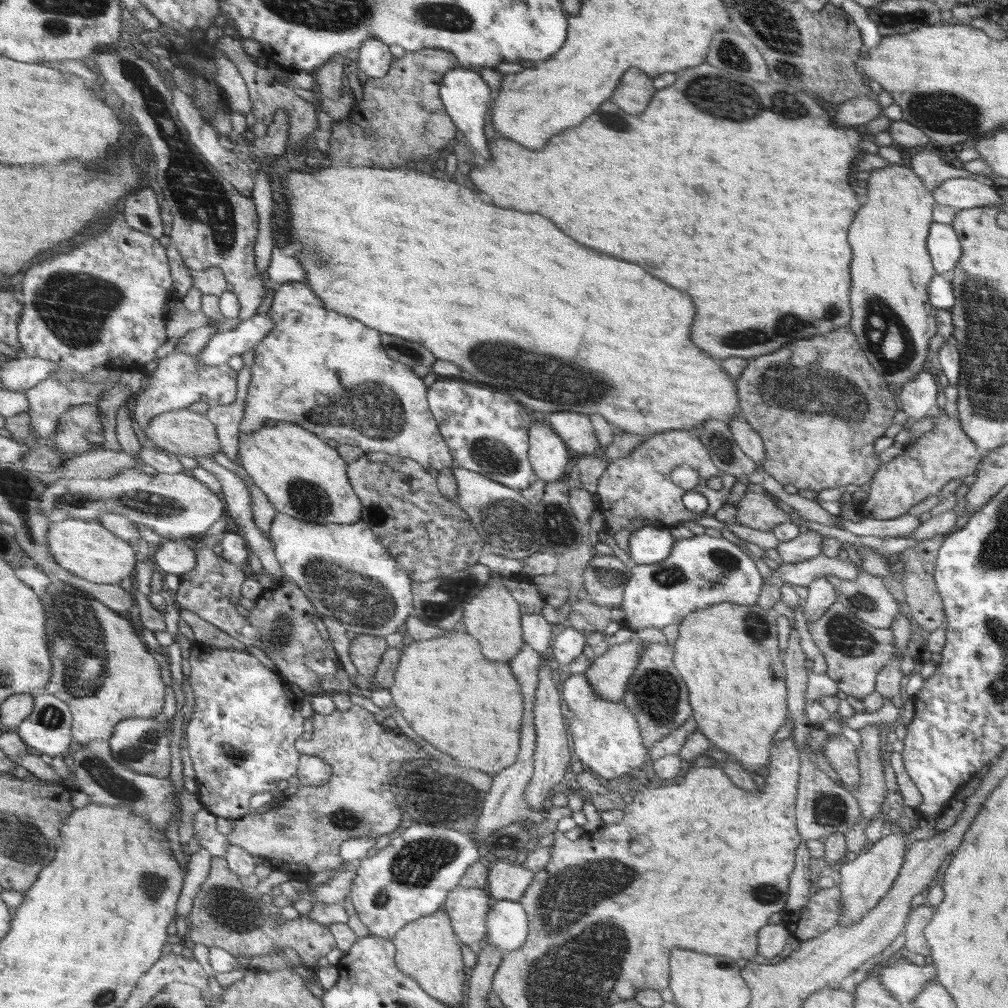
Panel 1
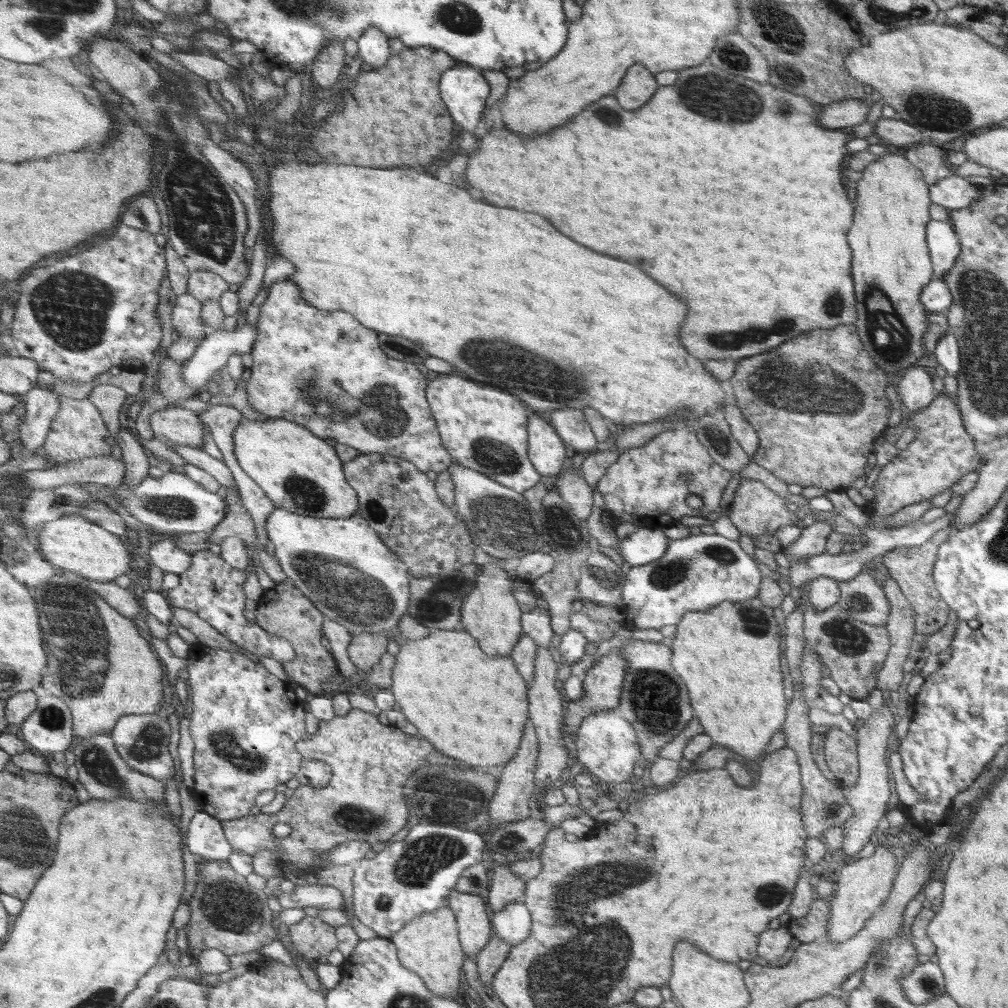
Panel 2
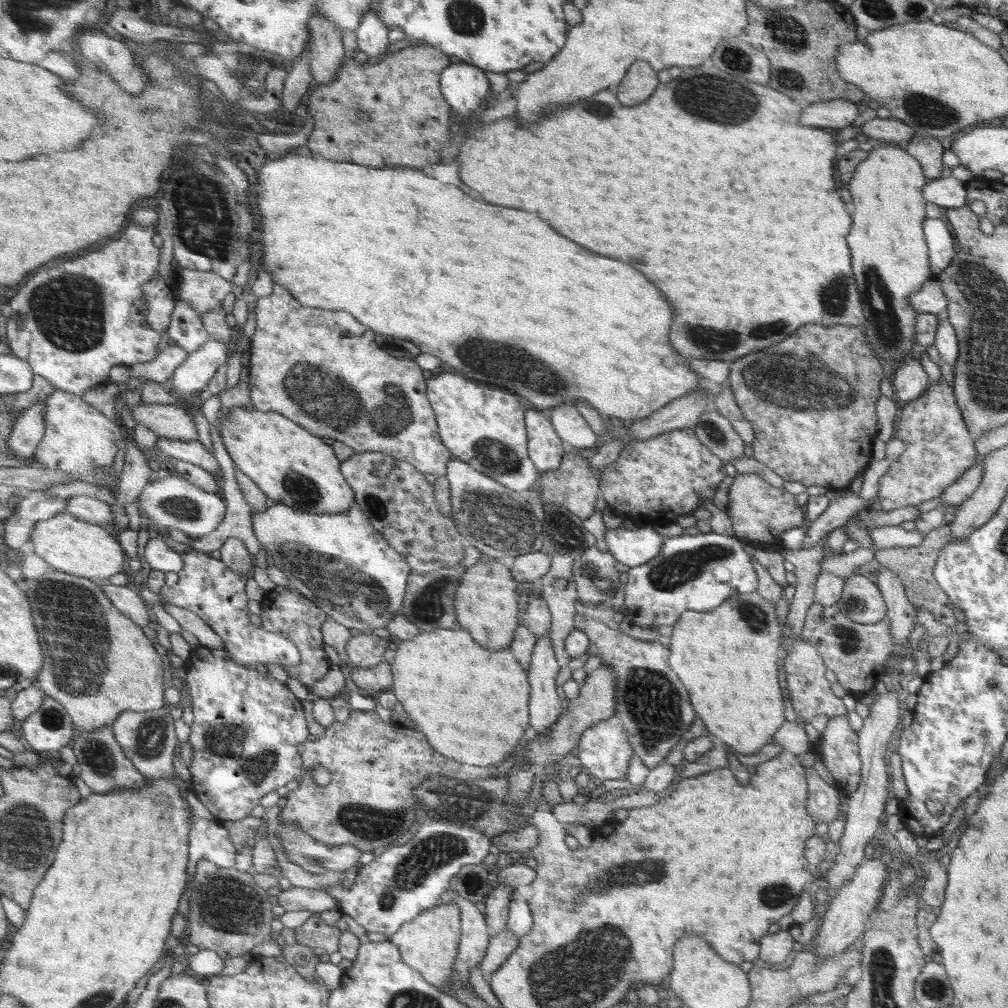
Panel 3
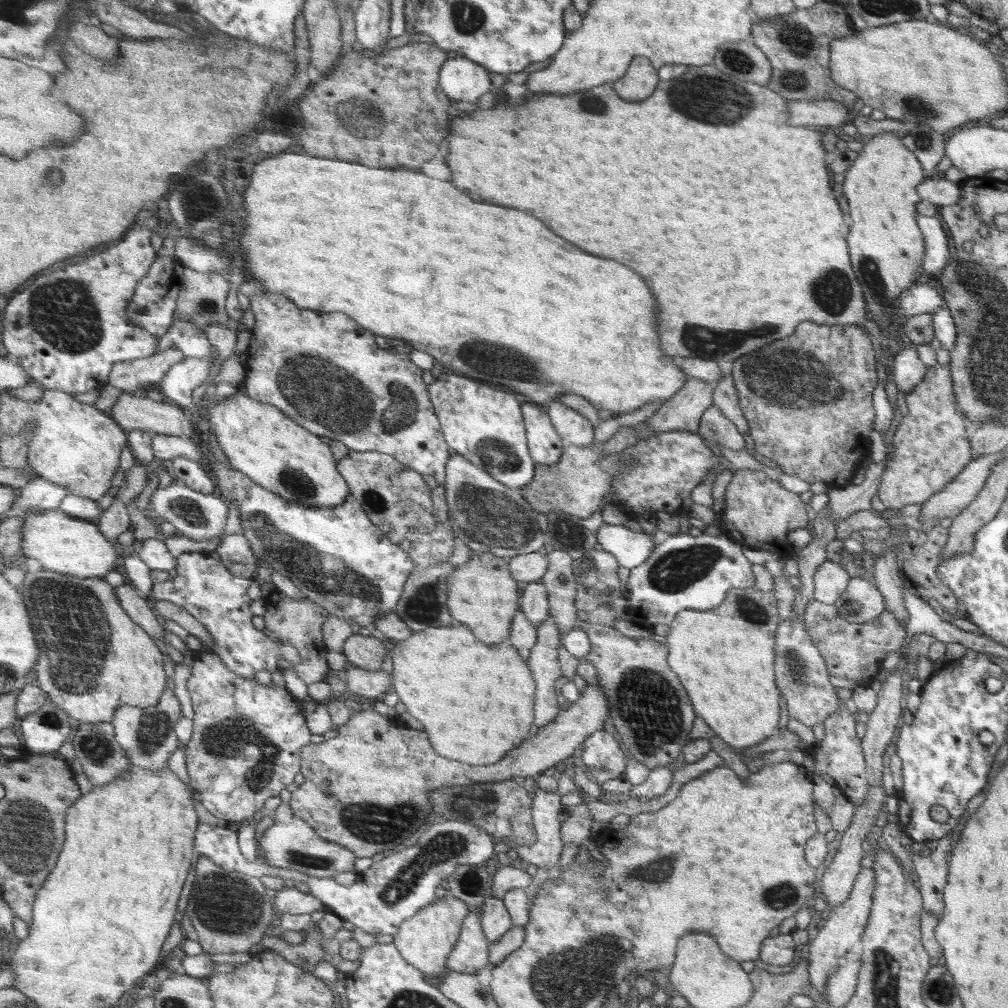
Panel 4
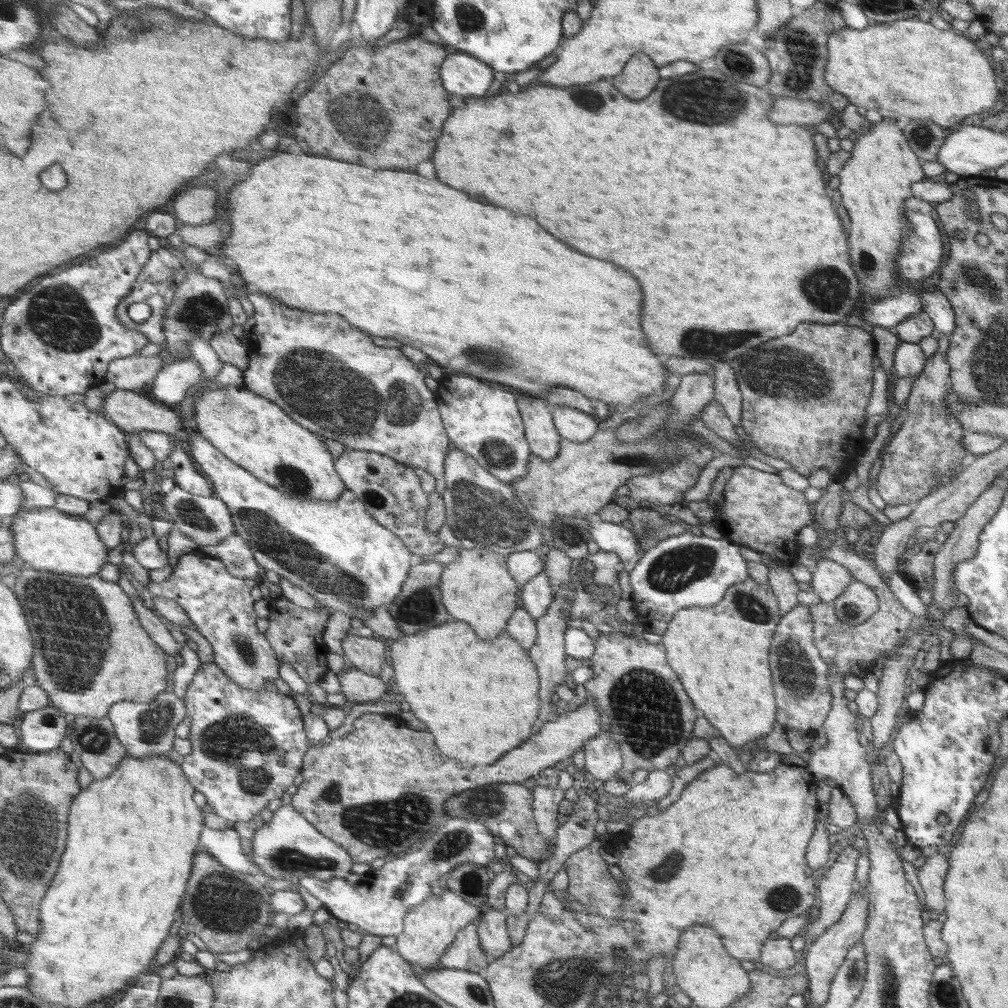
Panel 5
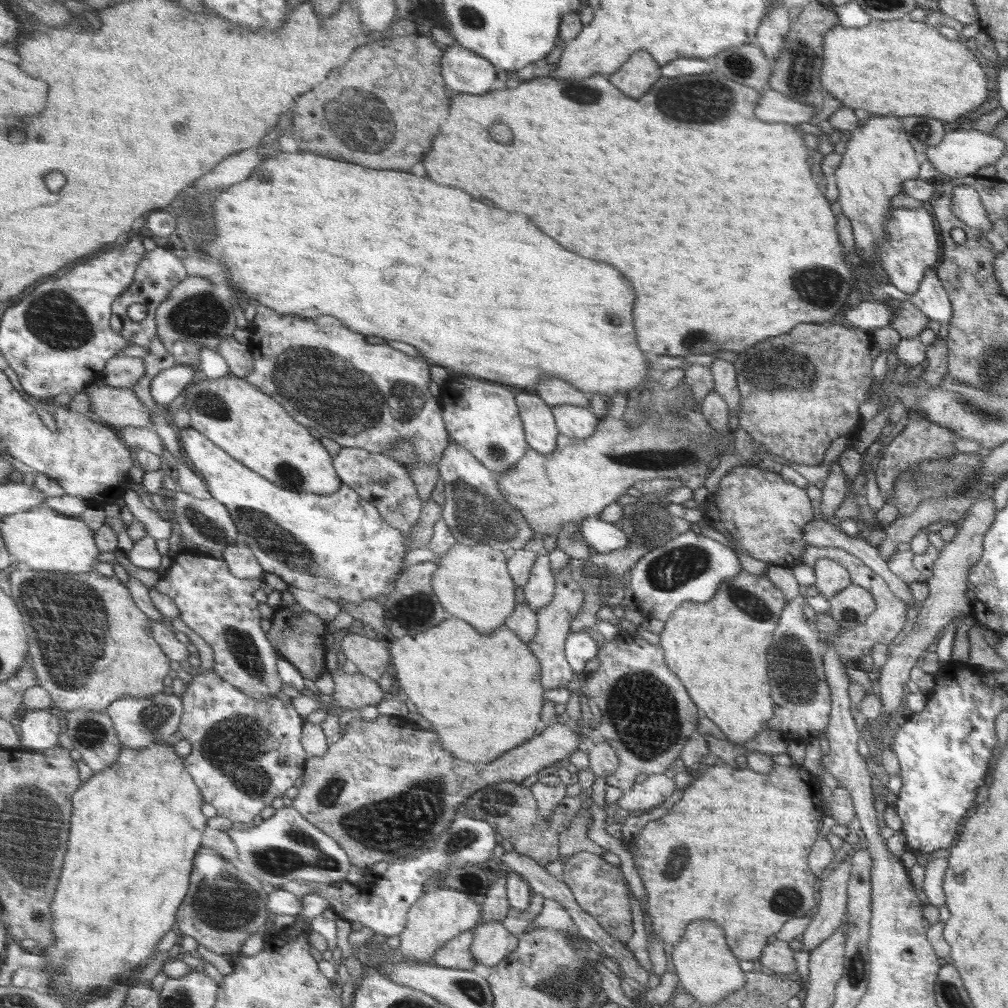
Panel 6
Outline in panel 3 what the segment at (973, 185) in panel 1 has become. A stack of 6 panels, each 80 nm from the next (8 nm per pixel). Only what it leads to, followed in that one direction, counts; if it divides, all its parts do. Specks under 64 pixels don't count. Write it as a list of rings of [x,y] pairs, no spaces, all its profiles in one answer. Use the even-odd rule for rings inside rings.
[[[952,175],[932,179],[924,186],[925,199],[938,206],[958,208],[965,204],[967,197],[966,182]]]

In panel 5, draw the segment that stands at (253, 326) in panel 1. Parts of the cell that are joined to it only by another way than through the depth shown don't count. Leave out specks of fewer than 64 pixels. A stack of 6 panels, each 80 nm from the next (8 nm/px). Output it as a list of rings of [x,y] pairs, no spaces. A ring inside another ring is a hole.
[[[194,359],[178,360],[168,365],[154,380],[151,396],[166,405],[179,406],[190,396],[190,388],[200,384],[203,370],[201,362]]]

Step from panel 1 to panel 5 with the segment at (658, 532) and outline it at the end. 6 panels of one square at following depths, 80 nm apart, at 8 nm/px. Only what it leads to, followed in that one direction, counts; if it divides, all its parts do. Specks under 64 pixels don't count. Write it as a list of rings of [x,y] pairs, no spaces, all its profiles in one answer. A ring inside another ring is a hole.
[[[592,518],[587,531],[590,538],[598,544],[600,551],[614,553],[618,556],[623,564],[623,570],[628,573],[644,556],[645,552],[639,547],[639,540],[635,534],[632,534],[631,530],[626,529],[620,523],[604,522]]]

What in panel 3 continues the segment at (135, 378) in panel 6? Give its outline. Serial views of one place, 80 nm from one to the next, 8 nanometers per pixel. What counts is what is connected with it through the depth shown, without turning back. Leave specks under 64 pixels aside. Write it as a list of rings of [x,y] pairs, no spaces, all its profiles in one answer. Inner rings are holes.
[[[171,345],[156,360],[133,365],[118,365],[111,370],[111,382],[130,382],[132,378],[154,380],[166,385],[174,376],[175,370],[182,366],[191,353],[180,345]]]

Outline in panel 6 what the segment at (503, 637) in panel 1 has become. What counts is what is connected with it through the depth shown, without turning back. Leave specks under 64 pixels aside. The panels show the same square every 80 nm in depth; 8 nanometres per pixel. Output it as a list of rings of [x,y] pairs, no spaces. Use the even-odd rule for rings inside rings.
[[[457,542],[437,563],[431,585],[438,602],[451,616],[474,624],[474,628],[478,628],[482,634],[490,634],[492,630],[504,626],[506,618],[516,606],[515,582],[512,582],[508,571],[506,556],[500,549],[486,543],[465,545]]]

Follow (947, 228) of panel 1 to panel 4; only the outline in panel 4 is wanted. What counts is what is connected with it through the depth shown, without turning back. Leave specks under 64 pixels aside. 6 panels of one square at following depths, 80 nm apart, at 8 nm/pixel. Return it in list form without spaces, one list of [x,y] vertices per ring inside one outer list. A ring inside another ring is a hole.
[[[918,214],[919,227],[926,244],[924,260],[921,262],[925,277],[932,273],[938,274],[938,270],[944,270],[950,258],[948,238],[942,228],[942,221],[941,215],[935,217]]]

